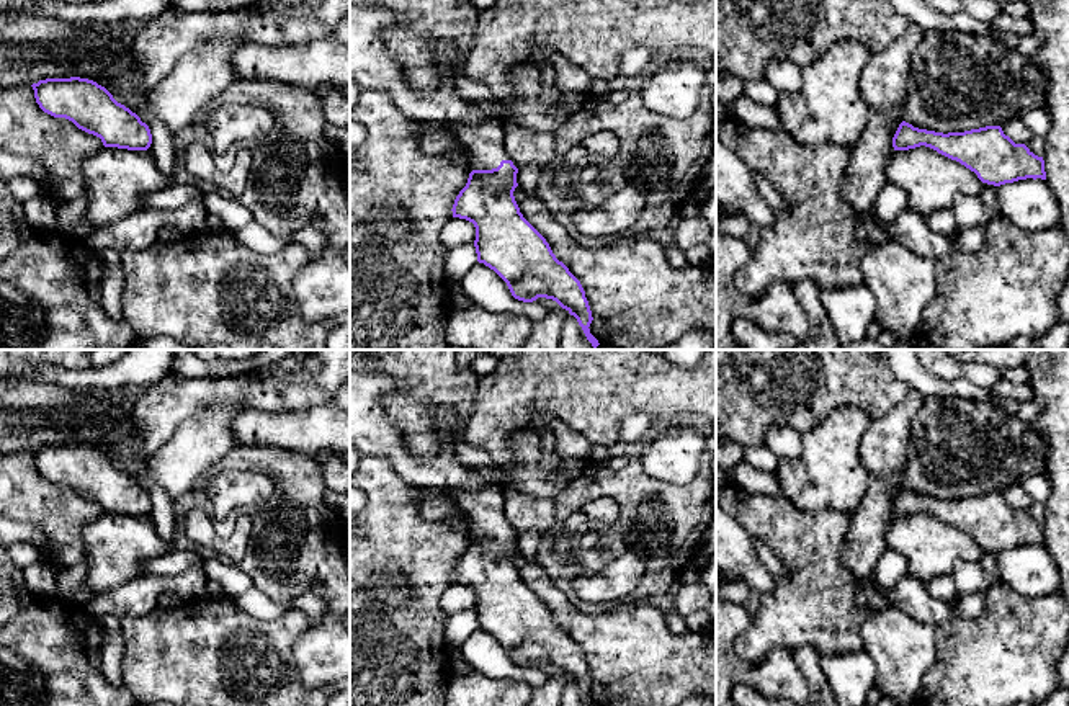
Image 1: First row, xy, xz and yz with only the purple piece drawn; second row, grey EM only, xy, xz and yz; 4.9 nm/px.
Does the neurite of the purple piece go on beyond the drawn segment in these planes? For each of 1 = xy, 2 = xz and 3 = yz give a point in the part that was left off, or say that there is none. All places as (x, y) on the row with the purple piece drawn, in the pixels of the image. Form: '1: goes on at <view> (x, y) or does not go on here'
1: does not go on here
2: goes on at xz (486, 142)
3: does not go on here

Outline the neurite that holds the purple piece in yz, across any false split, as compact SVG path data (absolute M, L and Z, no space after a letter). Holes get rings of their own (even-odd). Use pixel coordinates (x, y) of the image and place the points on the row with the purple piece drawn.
M902 121L892 137L894 150L920 145L959 162L987 185L1000 186L1027 178L1046 180L1043 157L1035 155L1025 144L1015 144L1000 126L943 134Z

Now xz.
M464 74L456 77L454 88L463 100L485 108L489 119L474 126L451 124L451 134L469 152L476 167L454 199L453 217L474 224L477 261L494 270L507 283L515 299L523 302L533 302L538 297L556 301L577 319L587 340L597 350L600 343L588 328L593 317L580 281L556 258L546 239L523 217L515 201L513 191L518 186L518 168L505 152L503 126L495 119L497 101L490 88Z

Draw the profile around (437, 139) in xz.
M428 123L428 127L418 139L420 149L430 155L448 157L459 145L446 124Z

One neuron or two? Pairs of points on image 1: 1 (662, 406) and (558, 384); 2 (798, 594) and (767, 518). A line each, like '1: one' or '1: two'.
1: one
2: one

